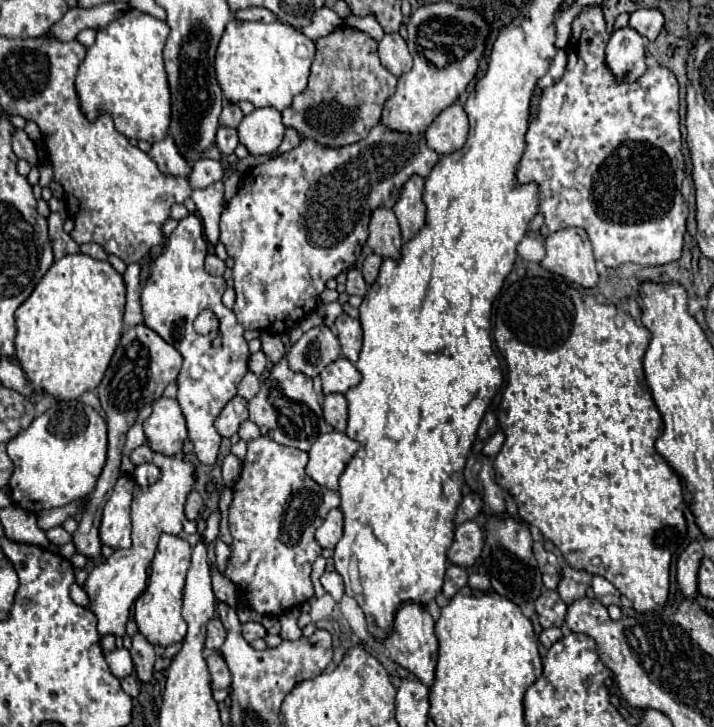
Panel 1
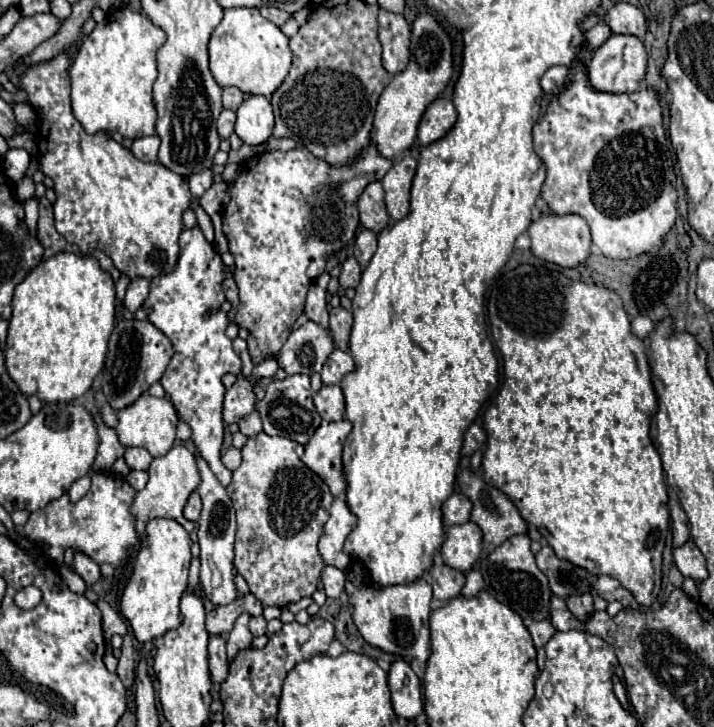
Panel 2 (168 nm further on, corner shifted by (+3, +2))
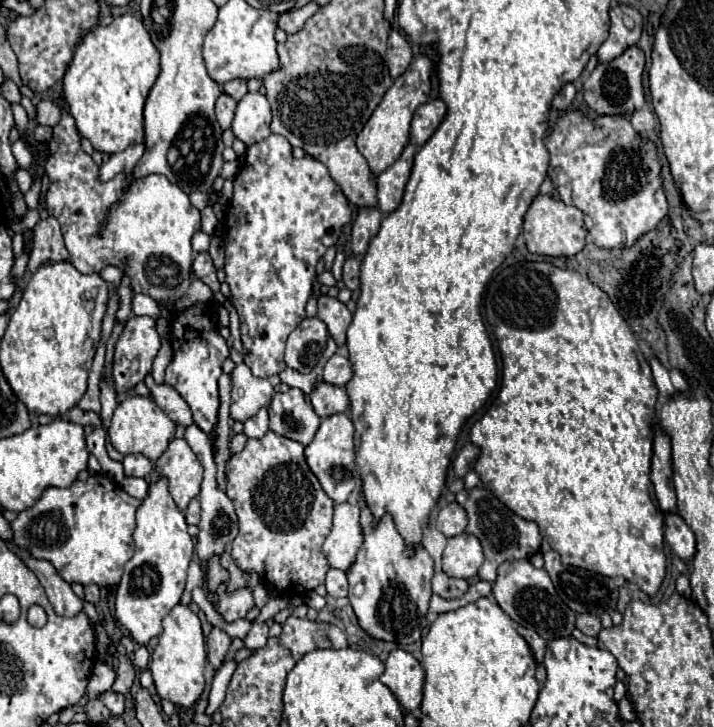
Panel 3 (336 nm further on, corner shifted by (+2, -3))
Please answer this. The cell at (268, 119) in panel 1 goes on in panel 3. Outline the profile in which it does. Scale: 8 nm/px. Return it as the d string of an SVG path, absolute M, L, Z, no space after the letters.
M248 92L238 102L232 120L234 136L242 140L246 146L252 146L270 136L270 120L272 120L272 110L266 96L260 92Z

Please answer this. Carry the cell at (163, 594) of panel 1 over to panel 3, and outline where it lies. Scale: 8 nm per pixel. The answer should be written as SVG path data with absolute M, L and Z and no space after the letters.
M166 478L148 484L148 494L136 510L134 556L126 562L116 590L116 620L130 632L134 642L148 644L162 632L162 618L180 602L186 586L186 570L192 560L192 538L182 510L176 508L168 492Z

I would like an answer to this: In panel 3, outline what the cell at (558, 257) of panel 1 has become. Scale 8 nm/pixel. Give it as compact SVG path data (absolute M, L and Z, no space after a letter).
M538 194L524 216L522 234L526 238L526 246L530 252L562 258L574 256L584 248L588 230L584 226L584 214L576 206L566 206L562 200L552 198L550 194Z

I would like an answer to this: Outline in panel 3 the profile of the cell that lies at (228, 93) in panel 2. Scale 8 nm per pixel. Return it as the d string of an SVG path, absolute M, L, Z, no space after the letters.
M234 78L234 80L226 82L222 88L224 88L224 92L230 94L234 100L240 100L240 98L248 92L248 88L246 88L246 80L244 80L244 78Z

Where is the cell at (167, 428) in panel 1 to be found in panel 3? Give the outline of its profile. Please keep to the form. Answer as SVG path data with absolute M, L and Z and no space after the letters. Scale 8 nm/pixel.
M134 394L124 398L114 410L108 438L120 454L144 454L150 462L156 462L164 454L168 442L174 438L174 422L150 398Z

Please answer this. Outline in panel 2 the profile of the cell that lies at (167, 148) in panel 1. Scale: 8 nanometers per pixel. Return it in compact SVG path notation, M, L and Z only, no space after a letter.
M151 135L151 137L141 137L141 139L135 139L131 151L137 159L141 161L151 161L151 163L157 163L157 153L159 153L159 143L161 139L157 135Z

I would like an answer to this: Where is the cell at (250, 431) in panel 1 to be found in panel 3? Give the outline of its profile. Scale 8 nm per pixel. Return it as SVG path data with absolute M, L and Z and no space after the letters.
M262 408L256 416L244 422L244 434L248 438L262 438L268 432L268 410Z

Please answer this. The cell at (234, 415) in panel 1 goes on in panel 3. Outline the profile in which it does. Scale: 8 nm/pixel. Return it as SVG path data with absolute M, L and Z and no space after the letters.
M236 364L232 370L232 406L230 416L234 420L246 422L260 408L270 404L274 388L268 380L252 376L246 364Z

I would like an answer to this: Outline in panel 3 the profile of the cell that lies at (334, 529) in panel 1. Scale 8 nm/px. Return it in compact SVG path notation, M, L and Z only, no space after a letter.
M348 502L334 506L332 530L322 546L322 552L332 568L348 570L354 564L356 552L362 546L360 508Z

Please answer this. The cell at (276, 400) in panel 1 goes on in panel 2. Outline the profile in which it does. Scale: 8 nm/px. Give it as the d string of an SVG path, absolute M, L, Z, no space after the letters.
M287 375L285 379L273 379L267 385L265 397L255 403L255 411L261 415L263 421L263 431L267 435L279 435L287 437L291 441L297 441L305 445L313 433L317 431L321 417L313 405L313 395L311 395L311 383L307 375Z

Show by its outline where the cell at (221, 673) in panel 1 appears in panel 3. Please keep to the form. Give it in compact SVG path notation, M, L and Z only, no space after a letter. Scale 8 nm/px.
M212 628L210 636L208 636L208 662L214 670L218 670L230 650L230 644L232 644L232 638L220 630L220 628Z

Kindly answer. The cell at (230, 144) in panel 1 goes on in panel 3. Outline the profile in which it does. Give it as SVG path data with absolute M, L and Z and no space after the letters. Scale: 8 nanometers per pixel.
M222 92L220 98L216 100L216 118L218 118L218 124L220 124L222 130L230 128L234 112L236 112L236 100Z

